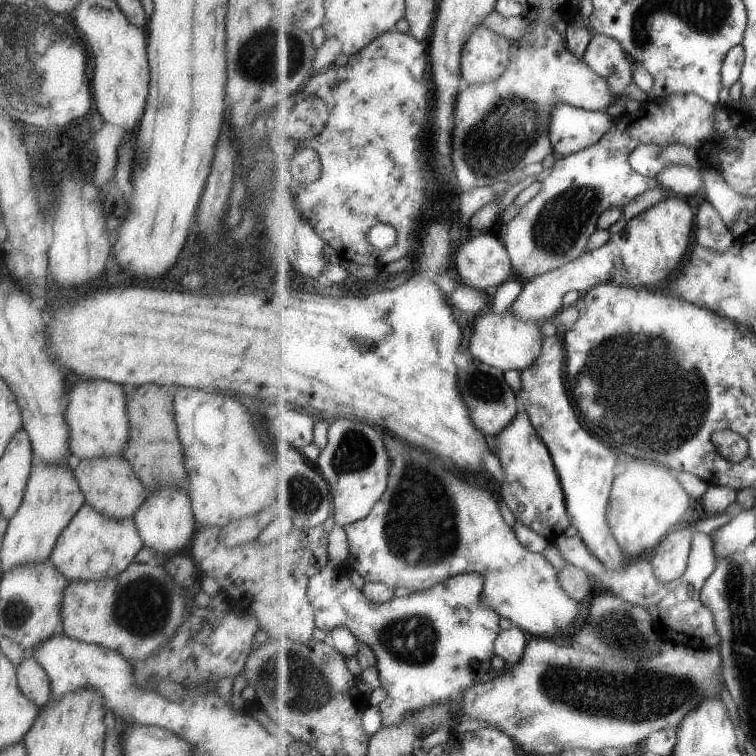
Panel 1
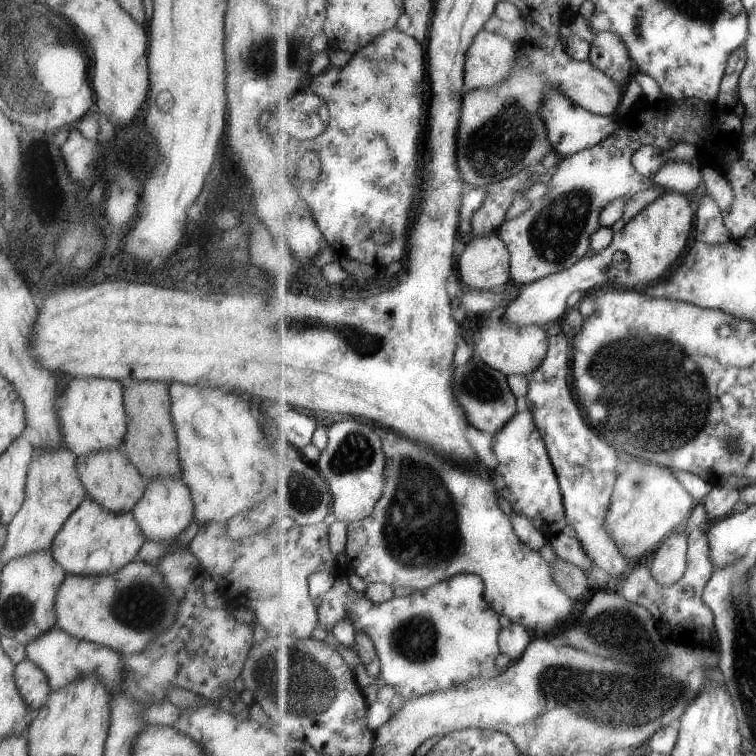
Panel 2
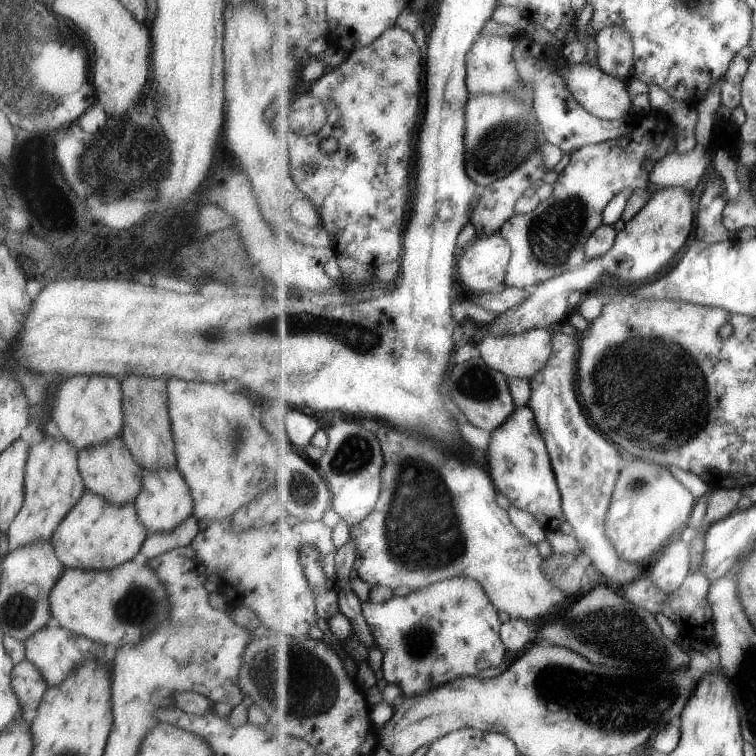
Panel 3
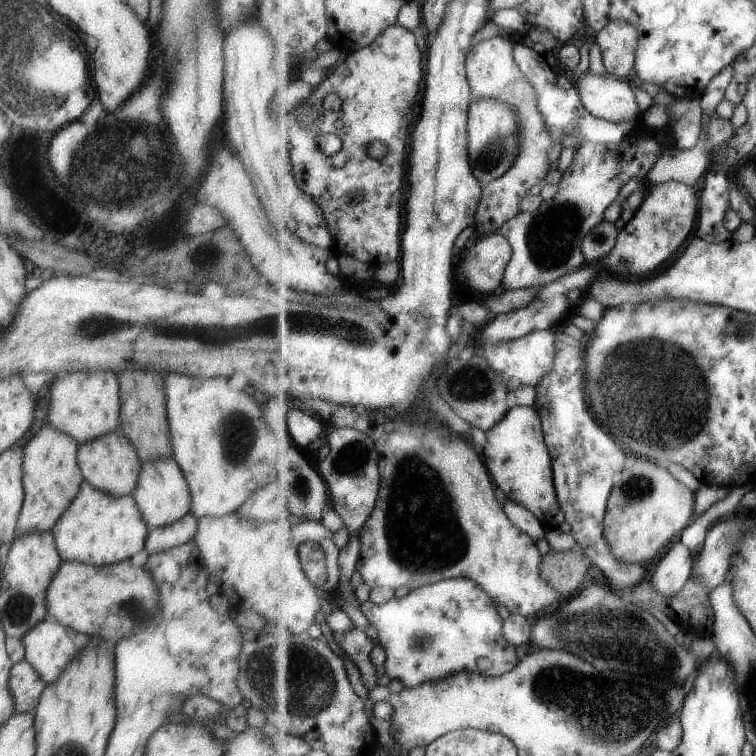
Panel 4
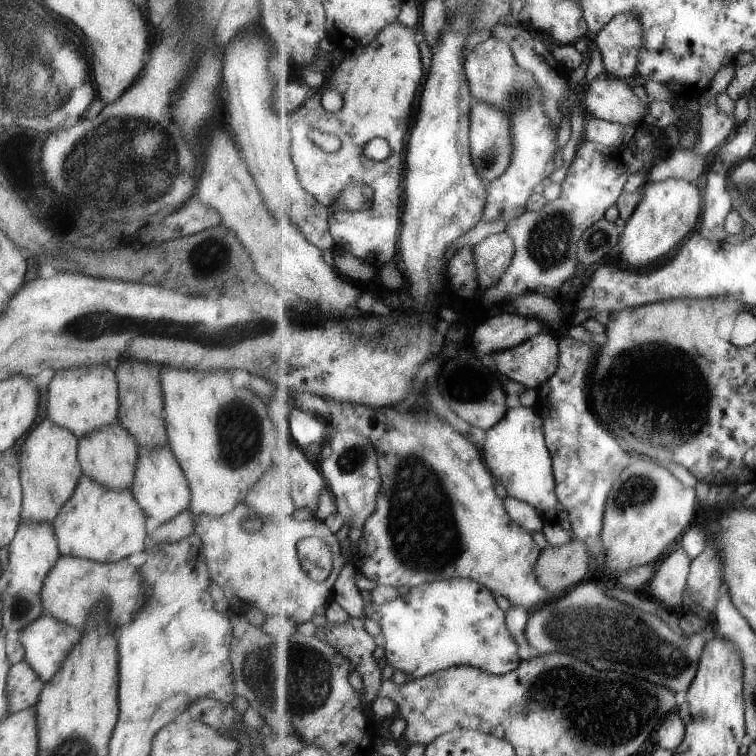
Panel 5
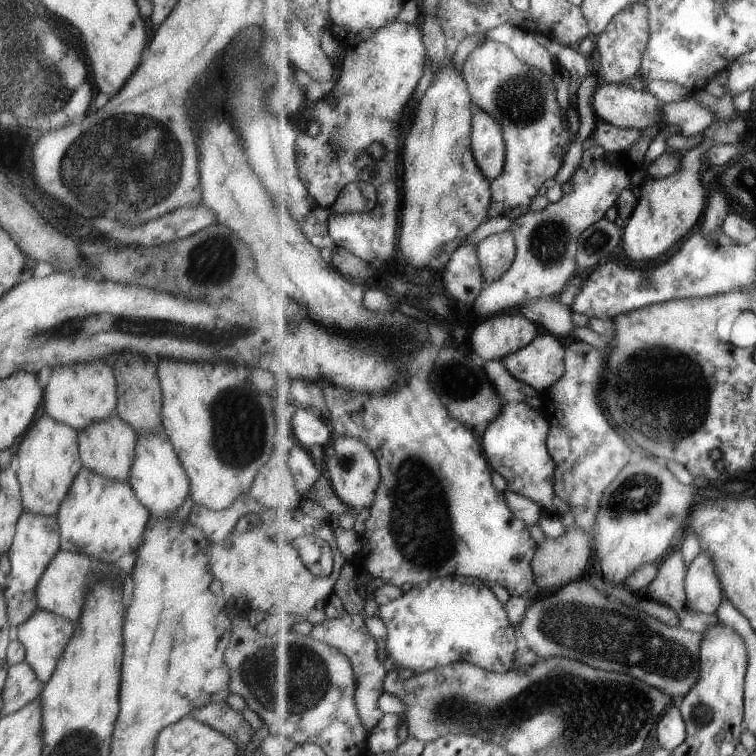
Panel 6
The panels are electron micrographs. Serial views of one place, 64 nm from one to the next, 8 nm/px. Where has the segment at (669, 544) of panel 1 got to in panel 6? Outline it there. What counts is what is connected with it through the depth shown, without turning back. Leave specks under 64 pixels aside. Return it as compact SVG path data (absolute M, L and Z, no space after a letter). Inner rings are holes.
M675 551L660 566L657 578L647 588L646 596L676 612L687 608L688 568L682 551Z

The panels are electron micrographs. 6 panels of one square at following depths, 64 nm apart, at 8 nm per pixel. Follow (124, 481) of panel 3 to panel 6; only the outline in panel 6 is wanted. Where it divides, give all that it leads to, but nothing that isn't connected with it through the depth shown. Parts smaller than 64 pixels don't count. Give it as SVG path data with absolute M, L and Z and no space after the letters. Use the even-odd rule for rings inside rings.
M116 410L104 419L89 423L84 429L76 431L78 438L78 457L83 467L106 479L126 481L133 458L136 432L127 424Z

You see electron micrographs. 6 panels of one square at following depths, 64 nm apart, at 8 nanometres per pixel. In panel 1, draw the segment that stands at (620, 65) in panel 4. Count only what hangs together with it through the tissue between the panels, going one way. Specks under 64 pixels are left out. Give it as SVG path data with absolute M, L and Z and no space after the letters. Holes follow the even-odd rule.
M597 33L592 37L583 59L609 81L617 98L629 96L640 102L645 97L645 92L634 84L635 60L620 41Z

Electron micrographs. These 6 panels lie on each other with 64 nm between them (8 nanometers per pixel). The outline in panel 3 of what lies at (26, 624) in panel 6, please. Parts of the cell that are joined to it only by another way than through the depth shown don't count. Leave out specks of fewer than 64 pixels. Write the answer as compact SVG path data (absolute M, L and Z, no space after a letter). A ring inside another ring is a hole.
M53 622L38 628L32 635L23 640L23 644L25 649L24 659L33 664L49 687L58 685L68 676L73 667L84 663L84 660L99 659L109 667L113 662L112 652L106 646L84 636L66 631L65 628L61 628L61 626Z

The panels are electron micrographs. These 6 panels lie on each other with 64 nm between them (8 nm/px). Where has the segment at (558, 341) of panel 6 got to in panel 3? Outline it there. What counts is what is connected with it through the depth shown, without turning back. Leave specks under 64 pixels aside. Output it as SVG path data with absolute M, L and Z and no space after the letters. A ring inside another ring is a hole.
M531 329L525 333L512 335L496 335L487 330L479 342L477 351L484 358L485 364L504 372L509 378L531 380L548 363L553 352L553 339L554 335L546 329Z

